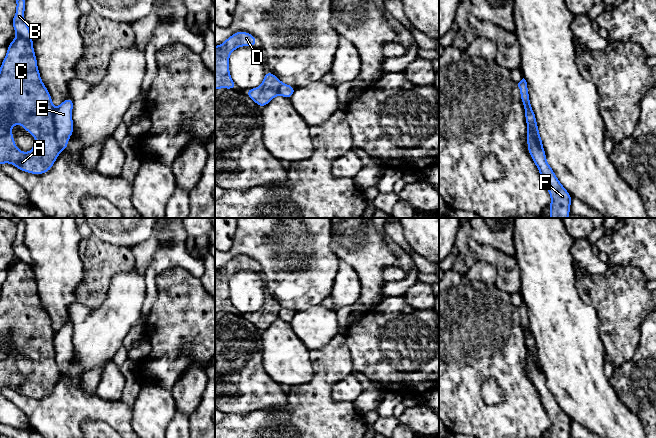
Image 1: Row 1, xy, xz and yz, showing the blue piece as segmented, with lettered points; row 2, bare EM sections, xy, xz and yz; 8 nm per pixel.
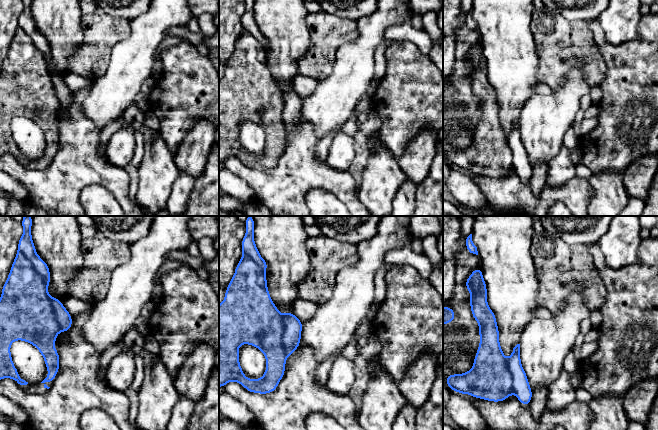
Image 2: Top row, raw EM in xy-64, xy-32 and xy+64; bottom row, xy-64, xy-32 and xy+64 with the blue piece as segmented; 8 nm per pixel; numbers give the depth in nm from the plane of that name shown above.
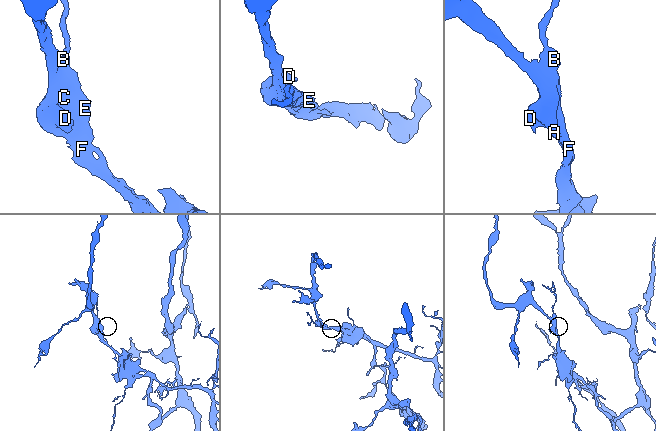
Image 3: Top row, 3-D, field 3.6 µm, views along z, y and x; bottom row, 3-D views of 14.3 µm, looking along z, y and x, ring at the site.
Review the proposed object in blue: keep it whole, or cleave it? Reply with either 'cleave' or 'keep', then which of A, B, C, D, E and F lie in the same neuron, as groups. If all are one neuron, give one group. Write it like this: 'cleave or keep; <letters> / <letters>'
cleave; A C D F / B E

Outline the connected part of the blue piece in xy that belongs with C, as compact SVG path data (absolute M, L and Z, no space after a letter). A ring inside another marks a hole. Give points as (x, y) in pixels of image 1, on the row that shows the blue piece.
M17 36L9 43L0 67L0 129L6 131L0 135L0 165L10 163L21 171L35 175L50 171L61 152L54 130L54 112L52 97L41 81L33 45ZM19 122L23 129L37 138L28 153L15 146L11 128Z

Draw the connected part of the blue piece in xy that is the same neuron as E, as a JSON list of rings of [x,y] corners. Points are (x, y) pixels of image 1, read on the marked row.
[[[72,98],[65,99],[54,112],[54,130],[61,151],[67,149],[69,137],[74,132],[73,102]]]

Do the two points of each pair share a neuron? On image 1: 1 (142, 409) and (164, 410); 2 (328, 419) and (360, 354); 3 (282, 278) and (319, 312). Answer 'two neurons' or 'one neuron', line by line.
1: one neuron
2: two neurons
3: two neurons

